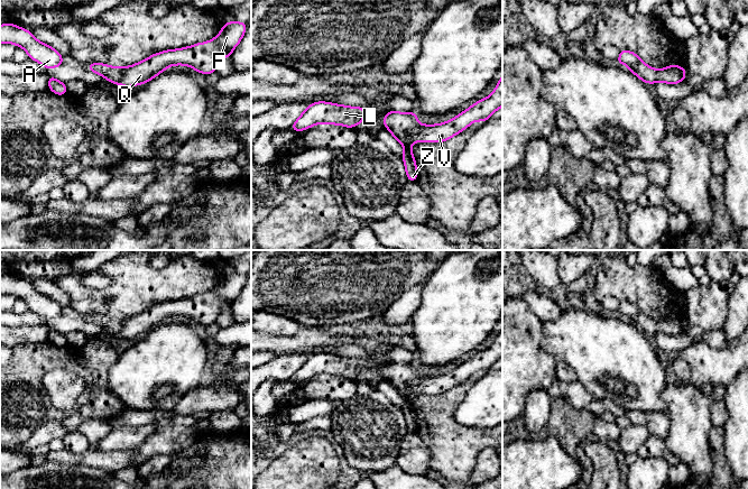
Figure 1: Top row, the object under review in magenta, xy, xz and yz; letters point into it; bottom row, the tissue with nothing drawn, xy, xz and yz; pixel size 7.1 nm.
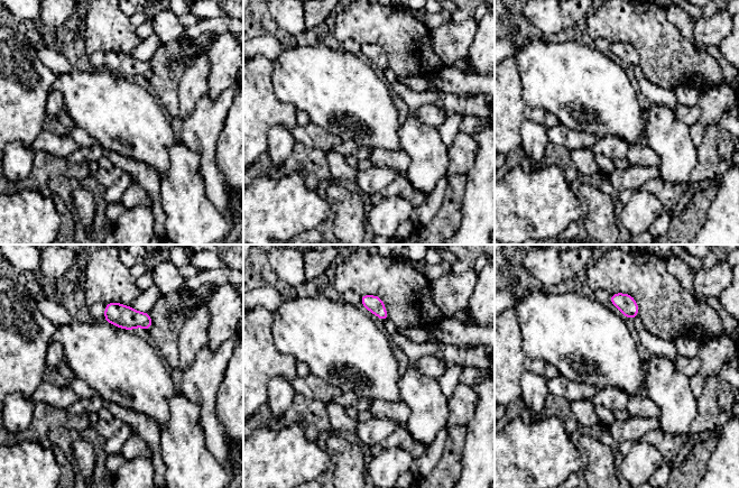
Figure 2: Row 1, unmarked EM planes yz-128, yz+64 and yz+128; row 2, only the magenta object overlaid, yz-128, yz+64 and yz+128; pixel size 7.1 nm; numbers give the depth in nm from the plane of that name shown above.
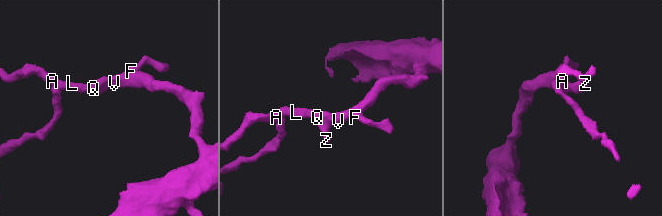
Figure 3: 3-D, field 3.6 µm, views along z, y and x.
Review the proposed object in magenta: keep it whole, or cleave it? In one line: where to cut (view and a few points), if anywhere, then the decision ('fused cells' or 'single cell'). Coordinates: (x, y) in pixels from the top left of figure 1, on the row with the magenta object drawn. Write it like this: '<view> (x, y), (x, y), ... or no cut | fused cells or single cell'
no cut | single cell

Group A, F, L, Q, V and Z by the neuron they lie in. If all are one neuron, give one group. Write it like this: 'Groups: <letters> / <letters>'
Groups: A F L Q V Z

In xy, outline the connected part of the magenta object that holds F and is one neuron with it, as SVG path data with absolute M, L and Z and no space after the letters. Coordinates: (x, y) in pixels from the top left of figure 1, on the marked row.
M232 20L231 22L225 22L220 34L206 43L156 53L127 67L113 67L102 63L87 63L87 71L99 74L109 82L120 84L123 87L142 85L172 65L187 65L207 75L216 72L216 67L223 57L230 57L234 47L241 41L246 30L247 22Z

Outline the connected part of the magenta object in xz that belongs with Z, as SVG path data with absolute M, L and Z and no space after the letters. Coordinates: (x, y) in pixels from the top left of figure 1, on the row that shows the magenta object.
M502 74L493 92L486 99L458 114L455 118L440 124L419 124L416 112L389 111L382 123L387 130L403 145L406 176L409 182L417 182L417 165L412 151L412 142L443 142L463 131L479 120L487 121L490 116L502 107Z

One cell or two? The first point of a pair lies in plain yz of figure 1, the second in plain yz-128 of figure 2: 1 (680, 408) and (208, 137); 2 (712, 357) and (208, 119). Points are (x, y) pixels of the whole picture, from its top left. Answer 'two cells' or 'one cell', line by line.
1: two cells
2: one cell

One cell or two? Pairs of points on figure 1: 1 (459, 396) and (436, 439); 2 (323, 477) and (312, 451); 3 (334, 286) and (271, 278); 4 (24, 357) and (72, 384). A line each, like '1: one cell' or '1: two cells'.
1: one cell
2: one cell
3: one cell
4: two cells

